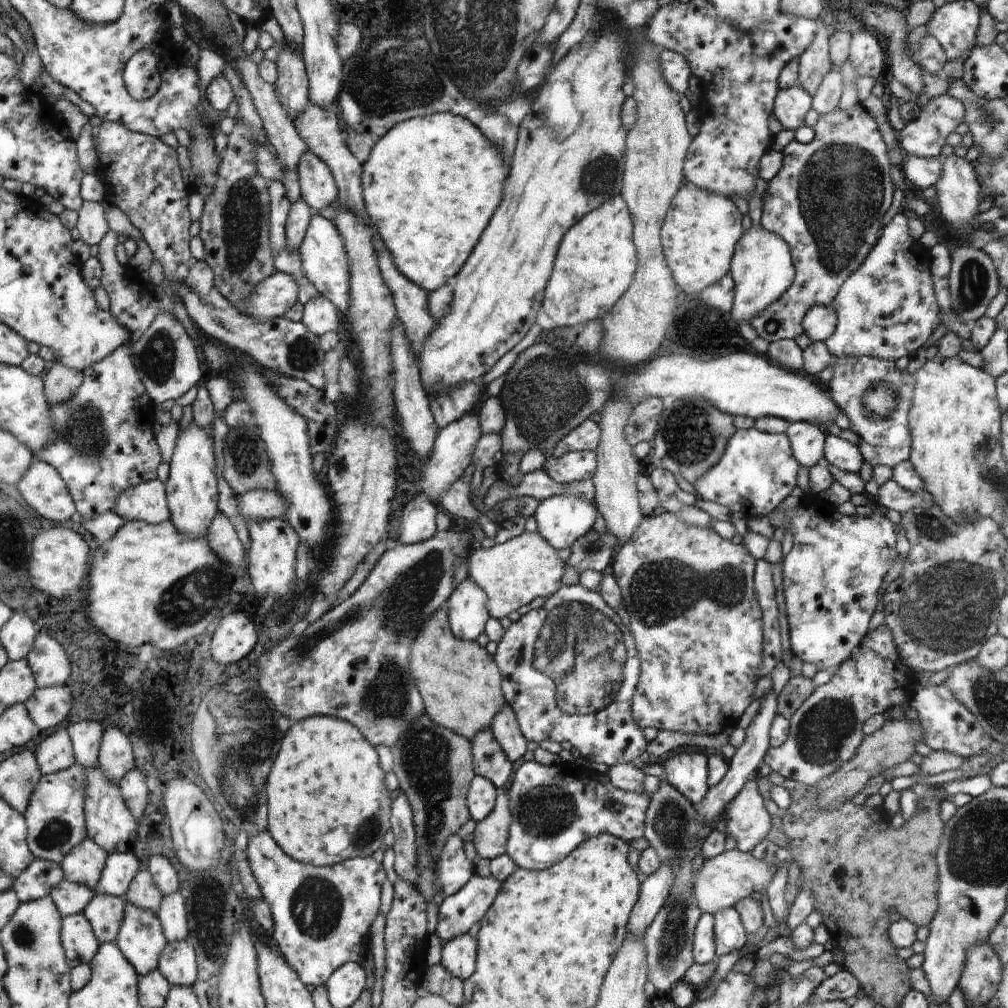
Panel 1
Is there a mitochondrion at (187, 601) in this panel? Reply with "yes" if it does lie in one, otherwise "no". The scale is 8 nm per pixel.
yes

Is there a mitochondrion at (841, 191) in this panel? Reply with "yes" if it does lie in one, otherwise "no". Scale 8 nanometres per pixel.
yes

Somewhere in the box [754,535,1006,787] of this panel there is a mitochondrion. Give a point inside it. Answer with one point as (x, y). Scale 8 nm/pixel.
(947, 609)

